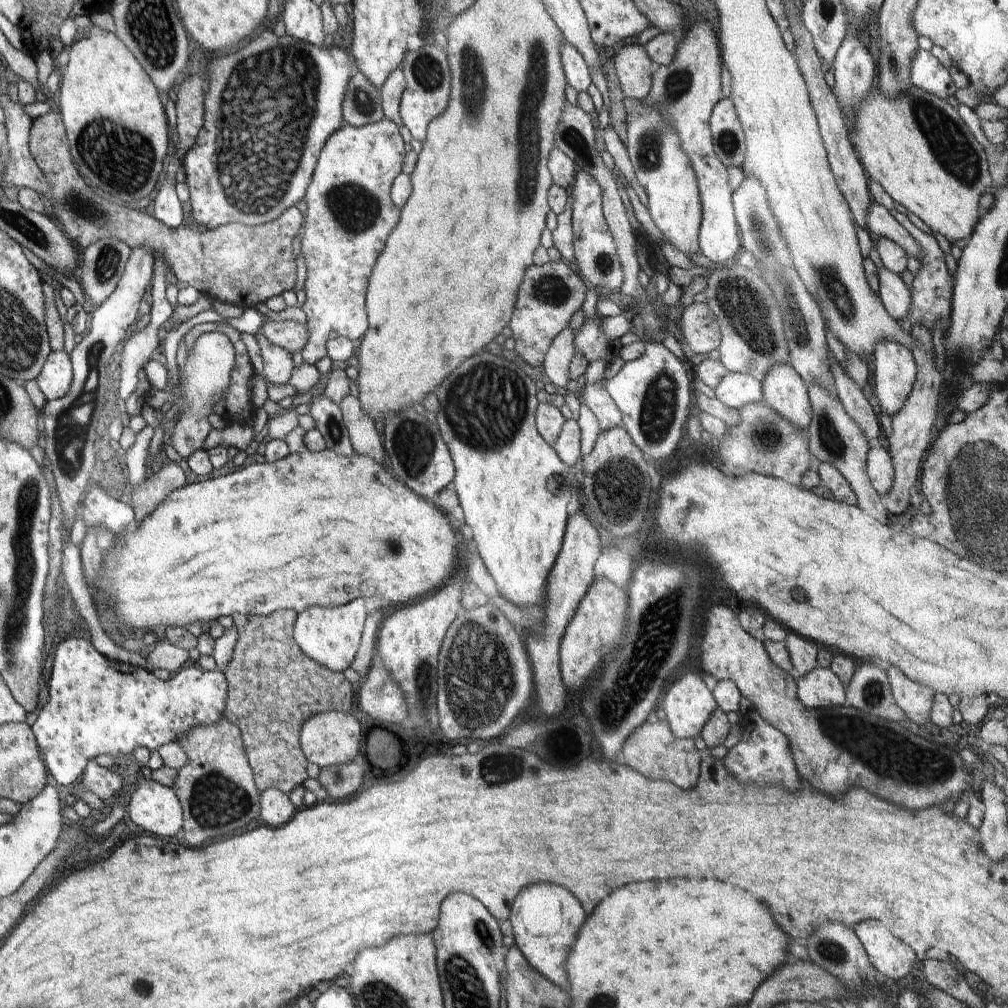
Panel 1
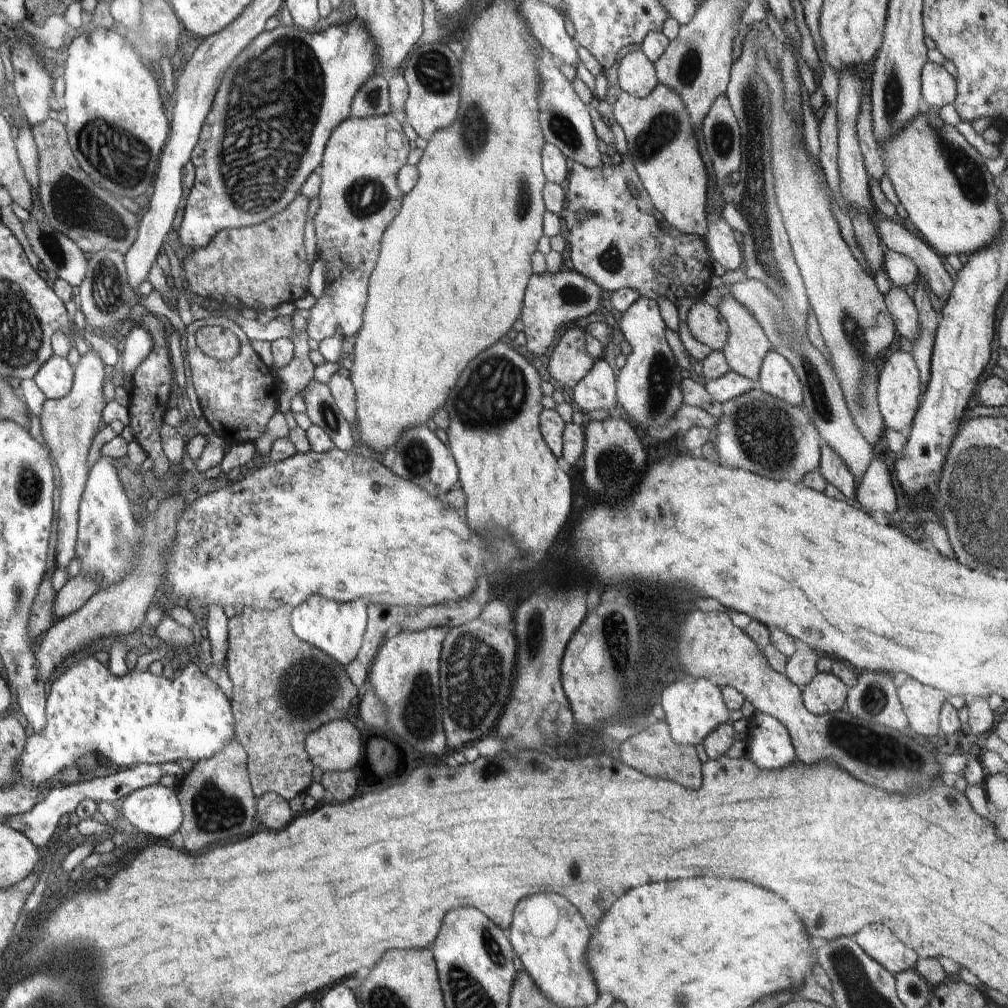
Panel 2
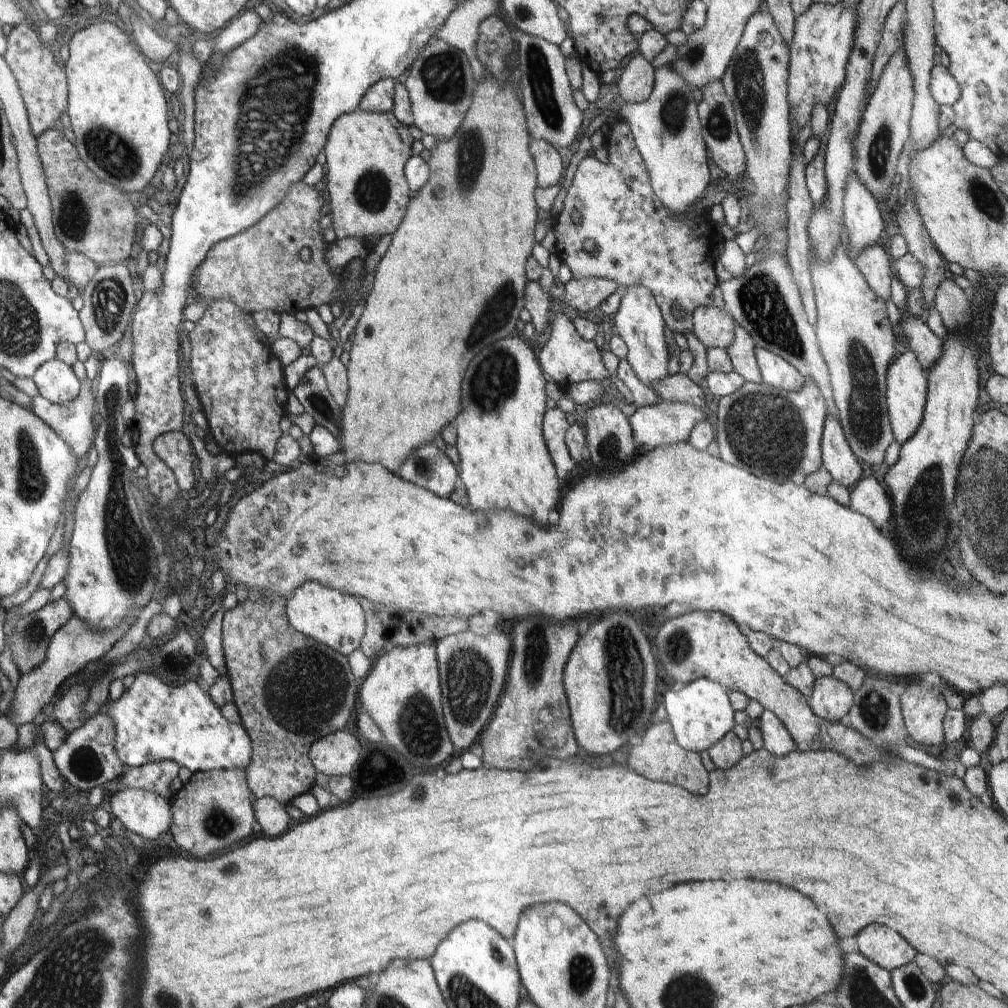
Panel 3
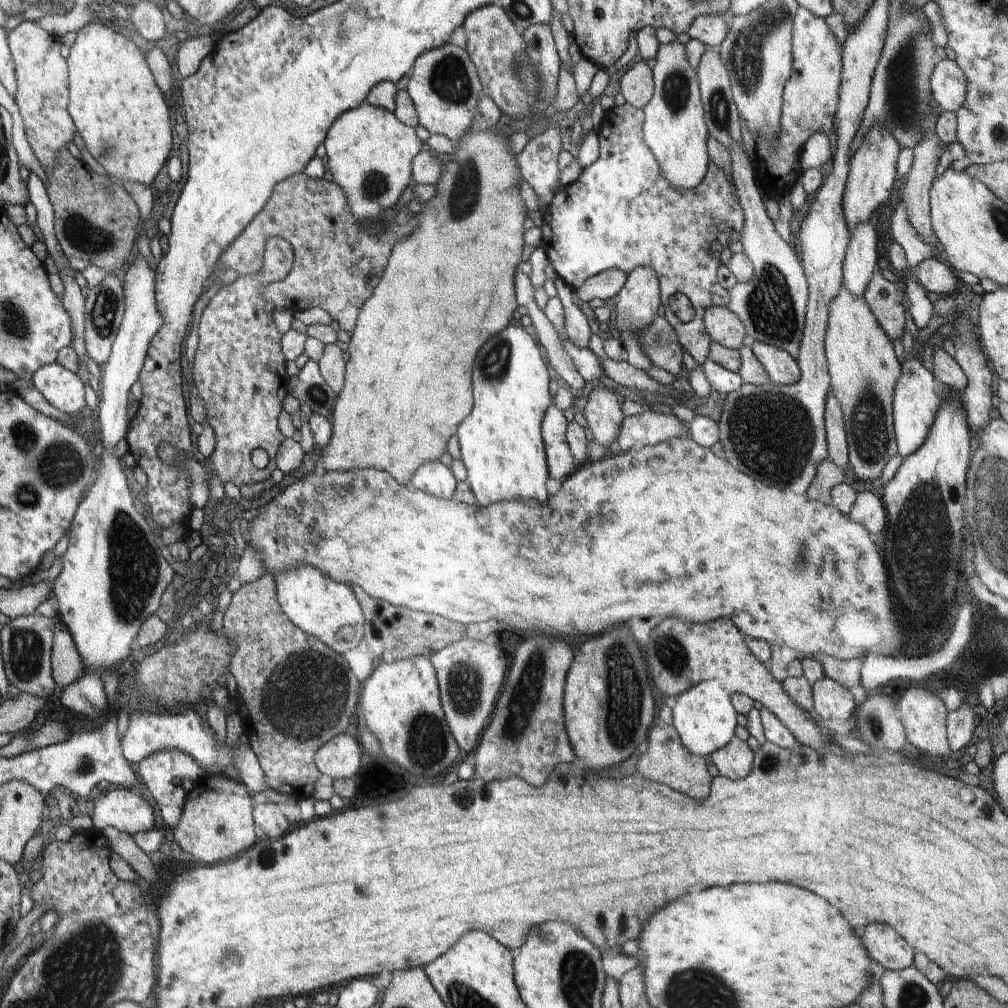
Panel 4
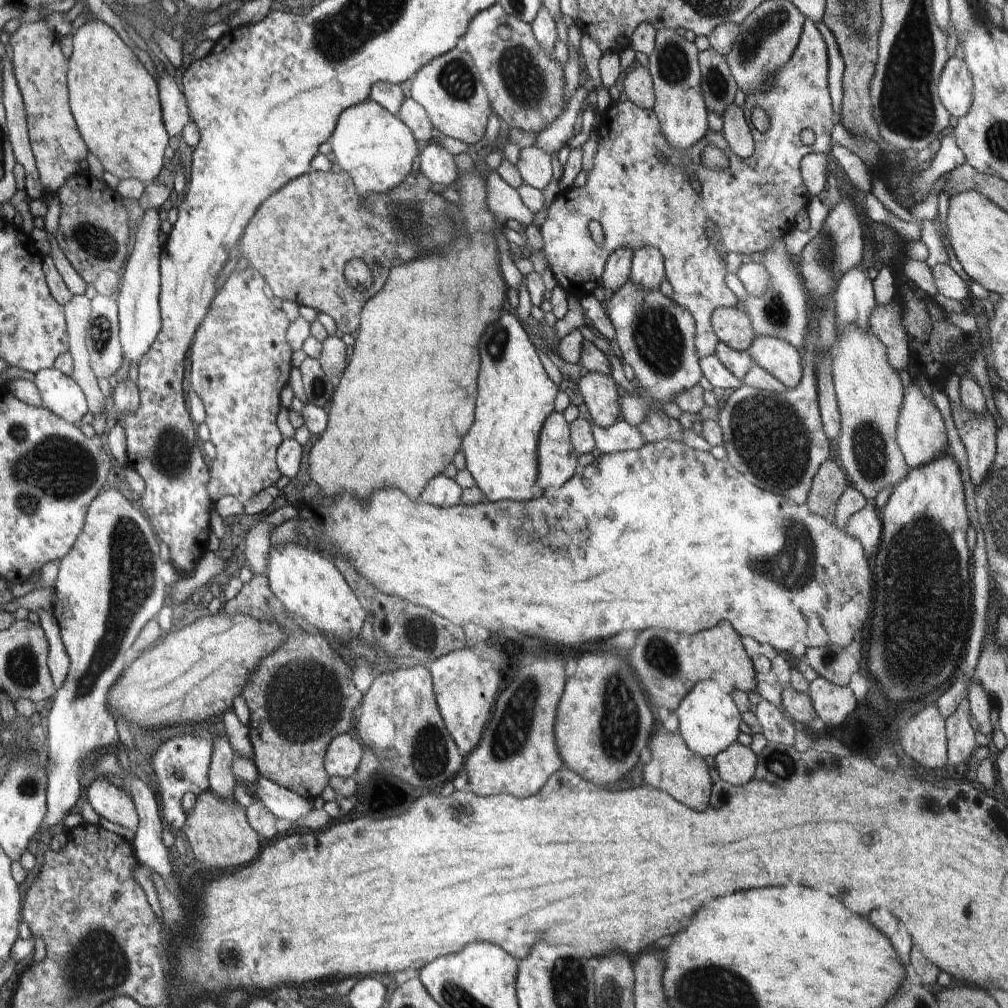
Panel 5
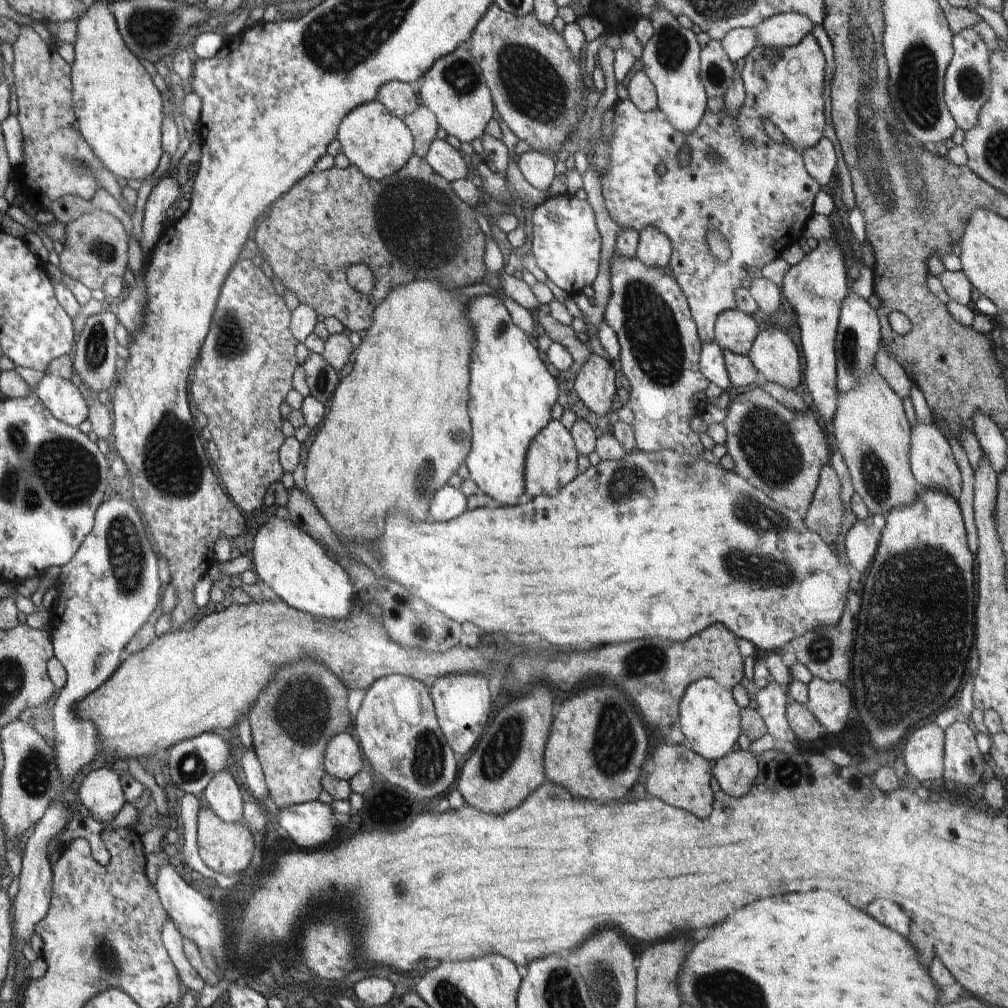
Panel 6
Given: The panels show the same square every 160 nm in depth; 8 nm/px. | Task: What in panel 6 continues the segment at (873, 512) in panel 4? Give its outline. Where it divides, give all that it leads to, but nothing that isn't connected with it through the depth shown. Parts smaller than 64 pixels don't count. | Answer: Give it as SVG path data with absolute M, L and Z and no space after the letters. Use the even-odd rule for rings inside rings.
M857 520L845 534L845 547L850 566L857 576L871 565L879 543L878 533L870 521Z

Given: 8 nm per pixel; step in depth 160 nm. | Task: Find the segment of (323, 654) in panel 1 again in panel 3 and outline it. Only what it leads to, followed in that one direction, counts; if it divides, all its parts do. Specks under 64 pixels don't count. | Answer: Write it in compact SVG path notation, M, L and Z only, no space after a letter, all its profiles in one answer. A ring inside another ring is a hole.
M306 581L287 598L287 617L298 632L347 657L360 648L365 633L365 612L357 600L358 596L343 595L339 590L314 581Z

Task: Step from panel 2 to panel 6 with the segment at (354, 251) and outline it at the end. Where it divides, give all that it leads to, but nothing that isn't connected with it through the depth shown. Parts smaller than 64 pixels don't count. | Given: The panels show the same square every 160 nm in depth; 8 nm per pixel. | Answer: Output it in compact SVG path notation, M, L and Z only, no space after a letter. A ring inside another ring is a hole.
M376 100L351 110L340 122L336 139L340 141L342 152L351 164L357 166L368 178L377 181L396 173L415 154L410 129L401 118L390 114L390 111Z

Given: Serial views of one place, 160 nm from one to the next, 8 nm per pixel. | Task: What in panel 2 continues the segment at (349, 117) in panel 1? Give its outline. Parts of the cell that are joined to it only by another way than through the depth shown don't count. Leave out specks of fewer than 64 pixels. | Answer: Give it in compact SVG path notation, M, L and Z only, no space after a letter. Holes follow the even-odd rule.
M378 74L370 76L354 94L350 110L352 118L372 118L391 113L386 80Z

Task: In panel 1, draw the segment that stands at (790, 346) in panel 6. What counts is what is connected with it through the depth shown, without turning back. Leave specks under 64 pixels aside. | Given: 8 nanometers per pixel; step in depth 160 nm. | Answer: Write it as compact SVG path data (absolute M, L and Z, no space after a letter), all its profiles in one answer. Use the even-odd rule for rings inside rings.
M778 363L766 371L761 387L764 402L806 432L812 409L807 384L800 375L790 365Z

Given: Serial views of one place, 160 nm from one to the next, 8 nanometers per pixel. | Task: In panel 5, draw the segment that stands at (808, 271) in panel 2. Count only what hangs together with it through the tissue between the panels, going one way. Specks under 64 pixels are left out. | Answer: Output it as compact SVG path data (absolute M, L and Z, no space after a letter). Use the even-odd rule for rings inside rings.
M856 325L845 329L832 351L832 378L840 415L837 456L848 472L848 480L862 496L875 500L880 490L907 477L909 466L897 443L897 424L904 388L890 366L882 342Z

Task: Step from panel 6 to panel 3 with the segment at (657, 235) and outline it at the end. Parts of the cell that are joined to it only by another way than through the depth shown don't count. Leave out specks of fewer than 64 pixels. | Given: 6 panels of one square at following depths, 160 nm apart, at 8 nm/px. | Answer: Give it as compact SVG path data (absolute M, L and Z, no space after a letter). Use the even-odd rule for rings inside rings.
M642 285L629 286L620 299L616 313L613 314L614 334L626 343L627 360L634 369L642 384L651 388L654 381L667 375L669 352L664 339L664 319L661 308L657 305L653 294Z

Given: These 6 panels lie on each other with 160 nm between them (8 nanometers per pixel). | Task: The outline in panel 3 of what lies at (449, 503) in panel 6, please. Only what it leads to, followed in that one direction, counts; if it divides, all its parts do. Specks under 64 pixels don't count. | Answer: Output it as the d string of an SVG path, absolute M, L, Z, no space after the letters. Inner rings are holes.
M434 443L416 449L402 463L396 474L443 498L449 498L460 481L450 459Z

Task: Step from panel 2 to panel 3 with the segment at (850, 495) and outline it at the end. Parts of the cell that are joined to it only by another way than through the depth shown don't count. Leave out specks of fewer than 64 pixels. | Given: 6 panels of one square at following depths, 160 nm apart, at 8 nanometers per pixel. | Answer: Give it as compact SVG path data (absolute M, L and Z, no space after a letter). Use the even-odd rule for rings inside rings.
M827 415L825 418L821 440L821 451L822 467L832 475L834 481L846 488L850 488L852 484L856 484L856 482L859 481L860 476L862 476L860 462L845 439L841 422L832 415Z

